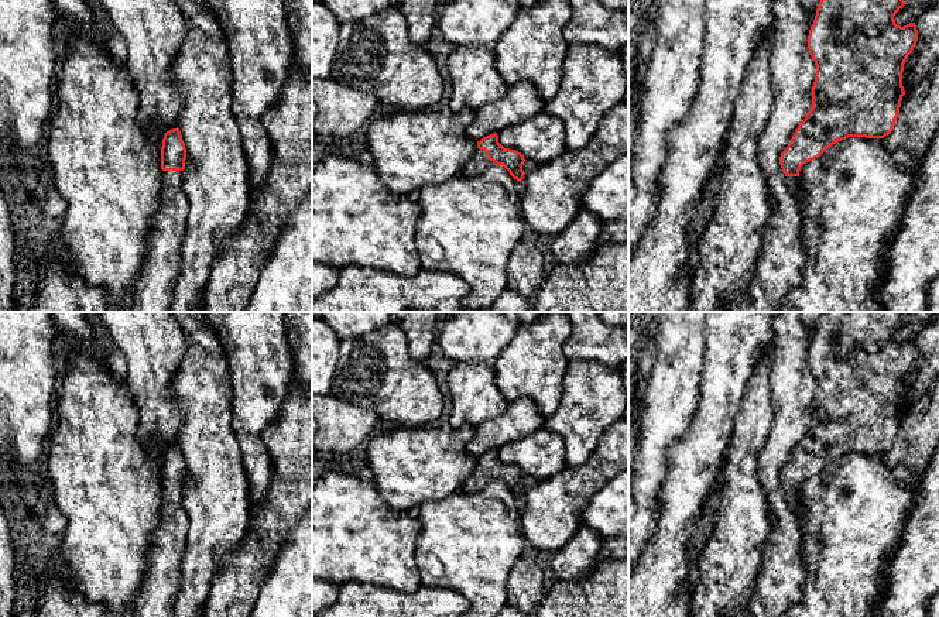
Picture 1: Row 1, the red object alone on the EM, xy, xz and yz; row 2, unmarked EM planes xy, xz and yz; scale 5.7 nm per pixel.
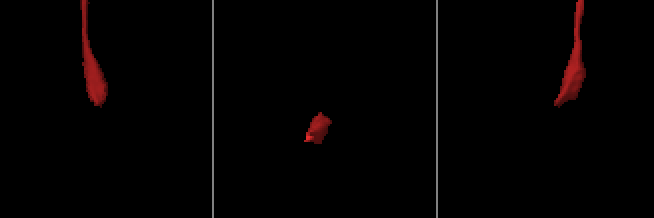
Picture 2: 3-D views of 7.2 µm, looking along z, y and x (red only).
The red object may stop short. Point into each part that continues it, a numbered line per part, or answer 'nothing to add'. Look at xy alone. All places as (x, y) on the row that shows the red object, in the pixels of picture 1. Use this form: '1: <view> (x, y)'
1: xy (154, 290)

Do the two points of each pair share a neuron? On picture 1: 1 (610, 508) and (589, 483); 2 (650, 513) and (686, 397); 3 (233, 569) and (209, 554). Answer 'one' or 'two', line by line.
1: two
2: one
3: two

